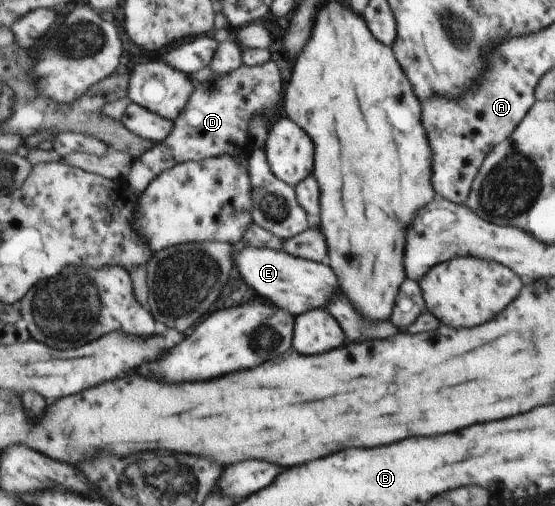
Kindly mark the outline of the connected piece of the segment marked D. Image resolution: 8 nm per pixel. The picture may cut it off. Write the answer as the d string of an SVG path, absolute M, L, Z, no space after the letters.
M267 61L261 65L239 65L232 73L215 73L213 69L203 67L187 74L187 77L193 91L179 118L174 121L173 131L165 141L157 143L133 163L128 181L139 197L146 192L155 177L159 177L167 169L174 169L179 163L207 160L222 155L247 160L255 148L253 137L249 135L249 121L255 115L271 114L271 107L277 103L281 91L279 71L273 63Z

